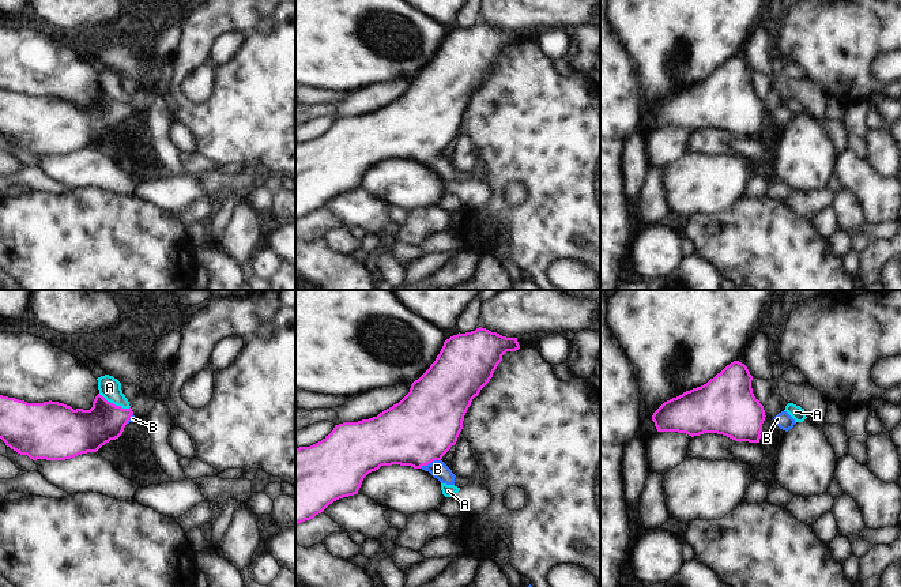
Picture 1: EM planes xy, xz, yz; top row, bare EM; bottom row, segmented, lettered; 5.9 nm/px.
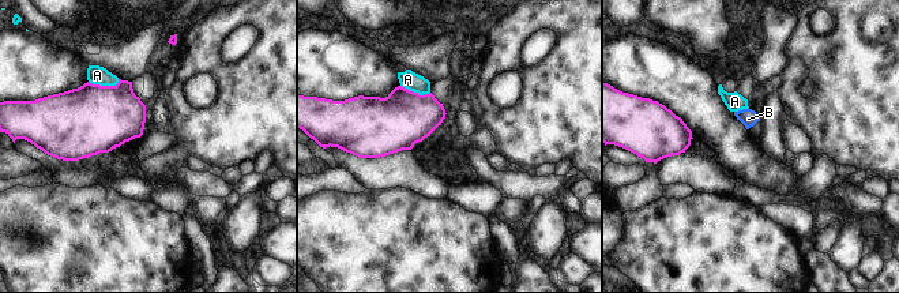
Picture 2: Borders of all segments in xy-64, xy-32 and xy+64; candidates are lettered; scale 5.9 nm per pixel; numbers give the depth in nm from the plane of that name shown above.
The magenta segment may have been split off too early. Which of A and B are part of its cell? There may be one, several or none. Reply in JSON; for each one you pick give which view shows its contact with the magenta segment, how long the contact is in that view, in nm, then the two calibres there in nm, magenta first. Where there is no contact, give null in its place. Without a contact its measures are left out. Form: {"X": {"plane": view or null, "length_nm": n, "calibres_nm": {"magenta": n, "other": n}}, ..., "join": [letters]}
{"B": {"plane": "xz", "length_nm": 140, "calibres_nm": {"magenta": 400, "other": 100}}, "join": ["B"]}

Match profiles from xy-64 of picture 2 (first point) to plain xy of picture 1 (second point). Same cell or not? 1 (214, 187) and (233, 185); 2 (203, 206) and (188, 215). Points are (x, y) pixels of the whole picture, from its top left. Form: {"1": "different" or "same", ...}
{"1": "same", "2": "same"}

